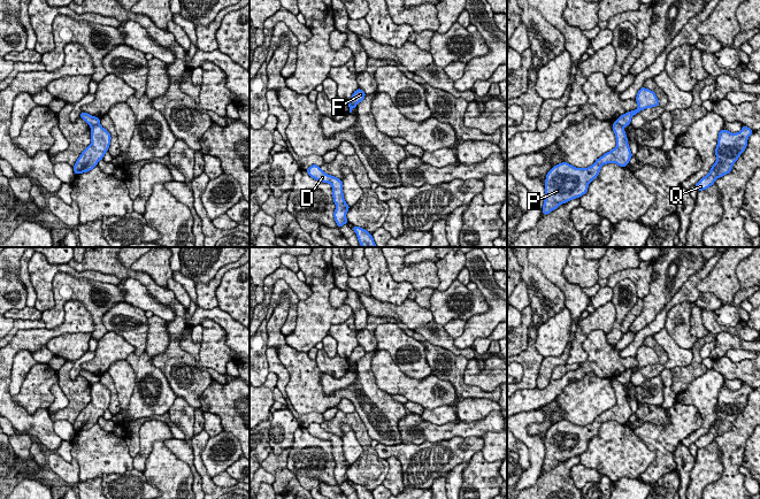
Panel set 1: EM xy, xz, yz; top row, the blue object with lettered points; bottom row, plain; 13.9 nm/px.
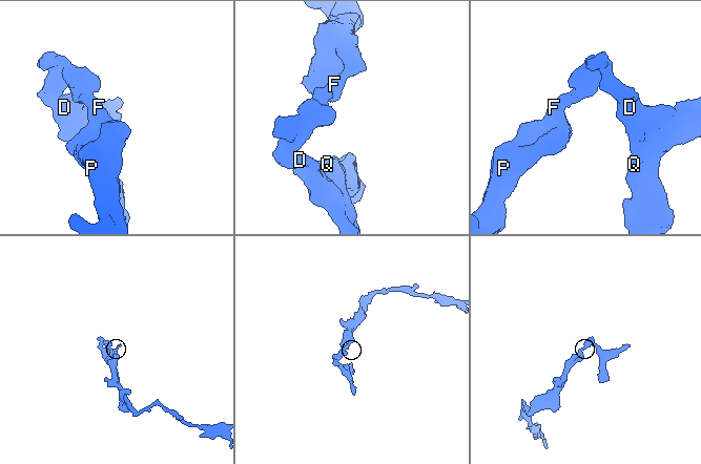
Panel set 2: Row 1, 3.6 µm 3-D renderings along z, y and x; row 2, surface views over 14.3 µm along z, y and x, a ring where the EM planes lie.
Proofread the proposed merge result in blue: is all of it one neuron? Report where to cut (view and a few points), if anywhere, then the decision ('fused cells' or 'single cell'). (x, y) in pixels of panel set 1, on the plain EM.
cut in xy along (99, 379), (91, 384); fused cells

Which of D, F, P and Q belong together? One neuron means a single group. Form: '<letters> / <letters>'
D Q / F P

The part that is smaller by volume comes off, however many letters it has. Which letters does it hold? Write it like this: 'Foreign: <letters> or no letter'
Foreign: D, Q

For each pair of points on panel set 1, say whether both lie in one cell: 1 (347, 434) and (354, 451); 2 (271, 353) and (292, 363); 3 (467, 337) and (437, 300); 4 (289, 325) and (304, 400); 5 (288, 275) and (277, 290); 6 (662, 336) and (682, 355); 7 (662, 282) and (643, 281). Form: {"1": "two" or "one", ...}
{"1": "one", "2": "two", "3": "two", "4": "two", "5": "two", "6": "one", "7": "two"}

